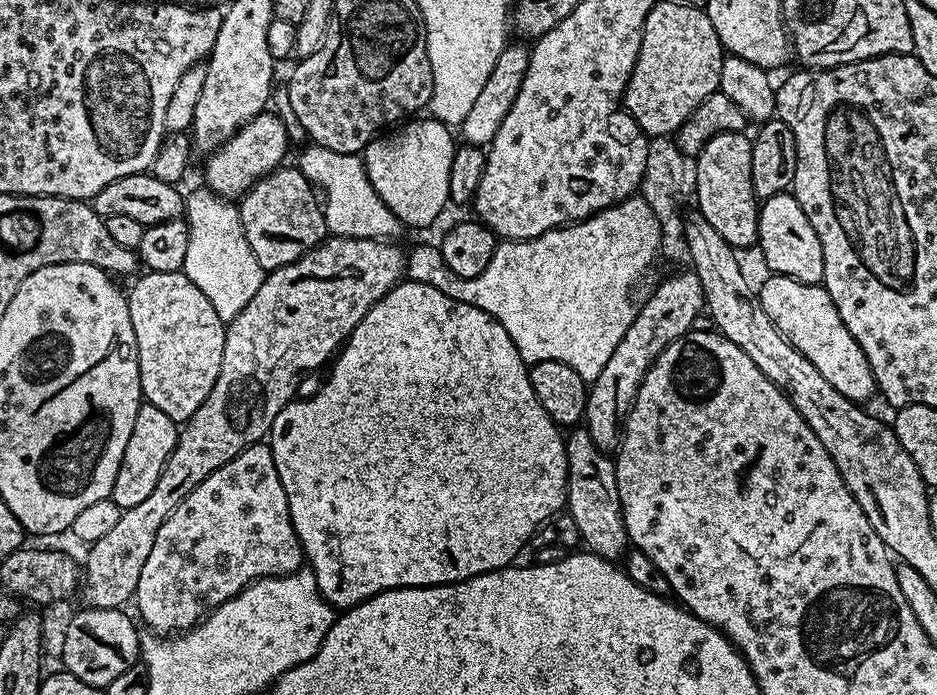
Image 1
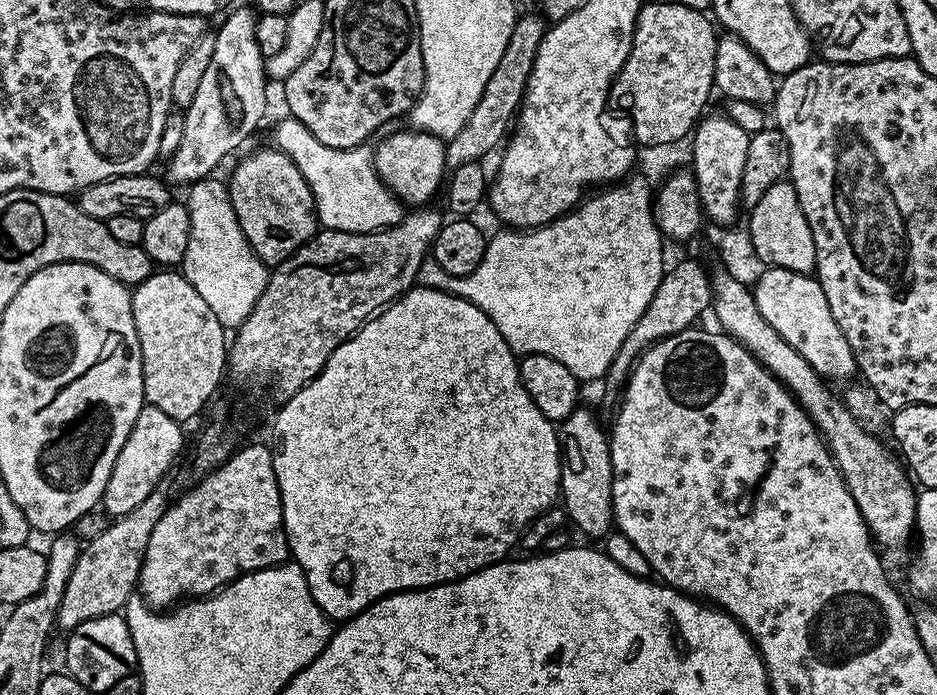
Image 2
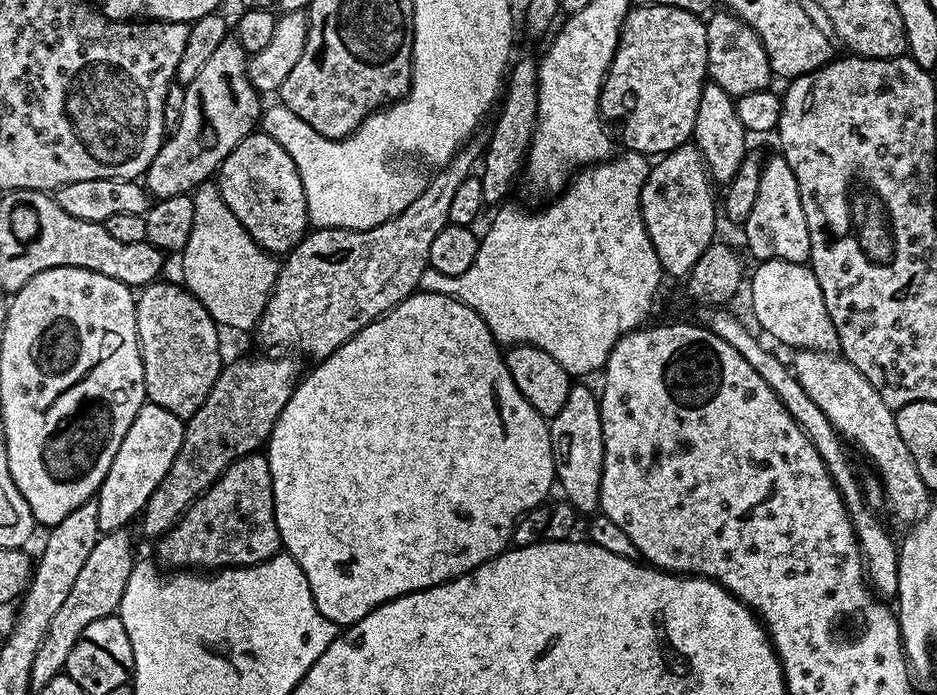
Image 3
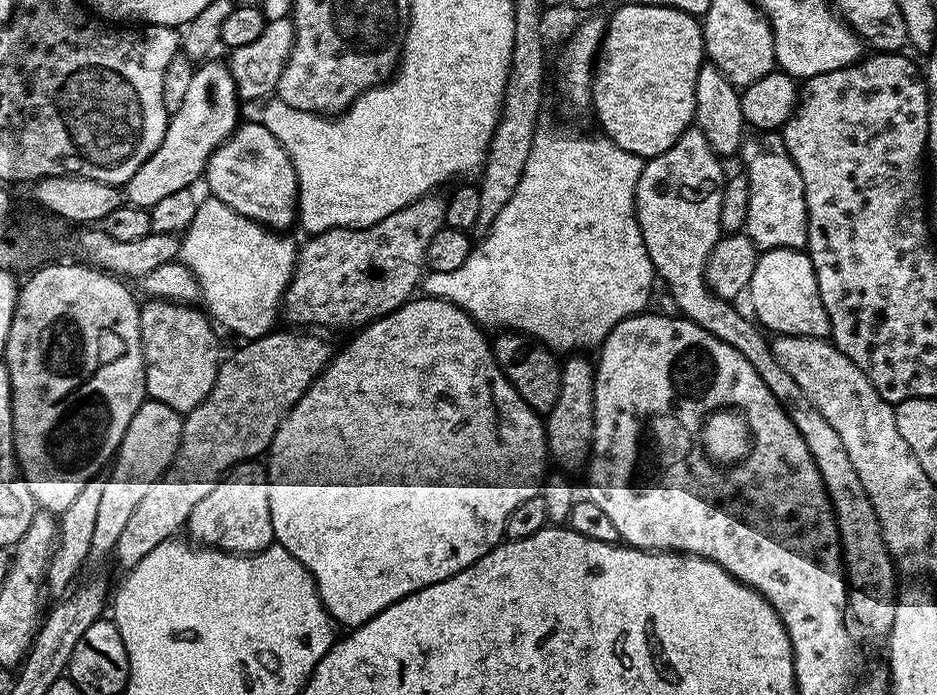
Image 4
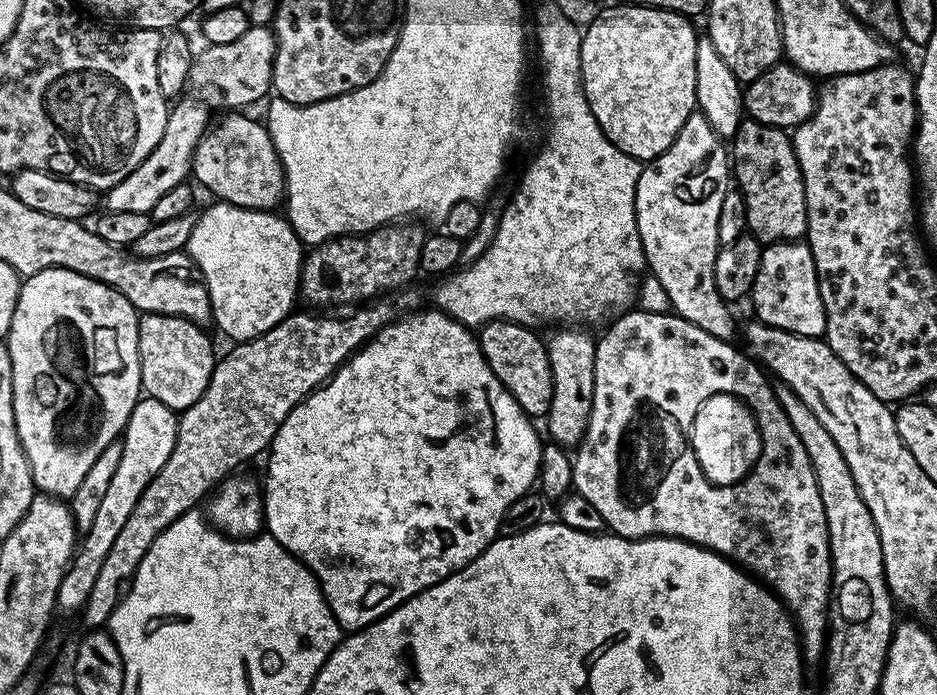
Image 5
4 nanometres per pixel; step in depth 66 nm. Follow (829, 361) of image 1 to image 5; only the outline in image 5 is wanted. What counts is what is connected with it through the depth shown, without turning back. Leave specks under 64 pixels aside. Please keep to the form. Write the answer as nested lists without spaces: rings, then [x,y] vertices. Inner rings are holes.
[[[781,242],[767,245],[761,251],[758,278],[754,278],[751,300],[756,307],[755,319],[761,324],[769,324],[803,336],[824,335],[826,314],[818,290],[814,254],[808,249],[807,243]]]

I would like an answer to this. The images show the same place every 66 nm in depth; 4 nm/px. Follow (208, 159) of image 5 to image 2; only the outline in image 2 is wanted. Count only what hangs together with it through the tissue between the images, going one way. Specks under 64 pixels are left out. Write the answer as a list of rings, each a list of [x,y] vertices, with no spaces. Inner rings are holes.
[[[275,146],[250,153],[233,170],[226,191],[242,226],[242,234],[246,234],[258,258],[269,266],[281,264],[286,257],[293,256],[318,231],[314,194],[306,178],[302,178],[302,170]]]

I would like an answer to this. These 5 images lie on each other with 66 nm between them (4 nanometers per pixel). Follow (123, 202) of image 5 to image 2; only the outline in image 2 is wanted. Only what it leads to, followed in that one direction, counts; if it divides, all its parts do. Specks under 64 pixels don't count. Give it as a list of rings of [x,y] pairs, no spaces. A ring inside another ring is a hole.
[[[249,7],[250,9],[234,8],[223,17],[223,19],[225,18],[224,25],[218,30],[215,29],[216,41],[210,66],[207,67],[206,74],[203,76],[201,84],[198,85],[198,91],[194,93],[194,102],[190,102],[190,106],[183,109],[185,133],[182,135],[182,142],[179,143],[178,150],[174,151],[172,158],[166,164],[169,176],[167,179],[173,185],[176,183],[190,186],[195,180],[211,177],[215,173],[212,171],[259,126],[260,119],[263,118],[264,111],[268,108],[270,80],[265,73],[266,58],[258,50],[256,41],[257,13],[251,7]]]

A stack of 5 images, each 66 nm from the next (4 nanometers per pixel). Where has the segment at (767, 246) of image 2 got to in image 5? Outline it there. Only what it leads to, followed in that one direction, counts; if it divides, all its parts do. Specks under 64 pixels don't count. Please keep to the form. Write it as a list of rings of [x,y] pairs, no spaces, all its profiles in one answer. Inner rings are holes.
[[[745,119],[730,144],[730,168],[738,190],[744,195],[746,202],[747,231],[765,245],[781,242],[796,242],[808,231],[808,215],[806,214],[806,194],[802,170],[798,166],[798,158],[794,154],[792,137],[783,128],[766,126],[757,120]]]

